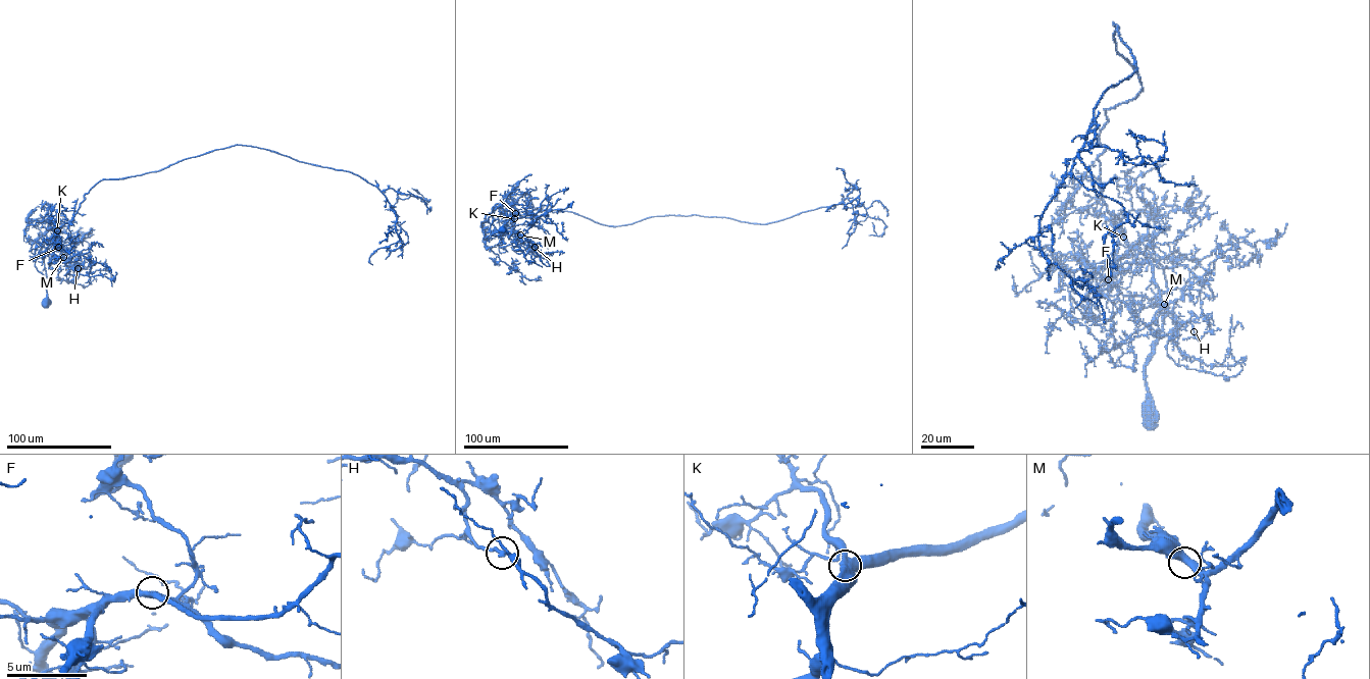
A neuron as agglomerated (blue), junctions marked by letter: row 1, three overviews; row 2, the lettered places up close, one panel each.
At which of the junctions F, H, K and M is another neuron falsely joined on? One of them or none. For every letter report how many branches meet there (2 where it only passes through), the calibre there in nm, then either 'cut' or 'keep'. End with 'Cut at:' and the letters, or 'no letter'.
F: branches 3; calibre 340 nm; keep
H: branches 2; calibre 220 nm; keep
K: branches 2; calibre 700 nm; keep
M: branches 2; calibre 550 nm; keep
Cut at: no letter

